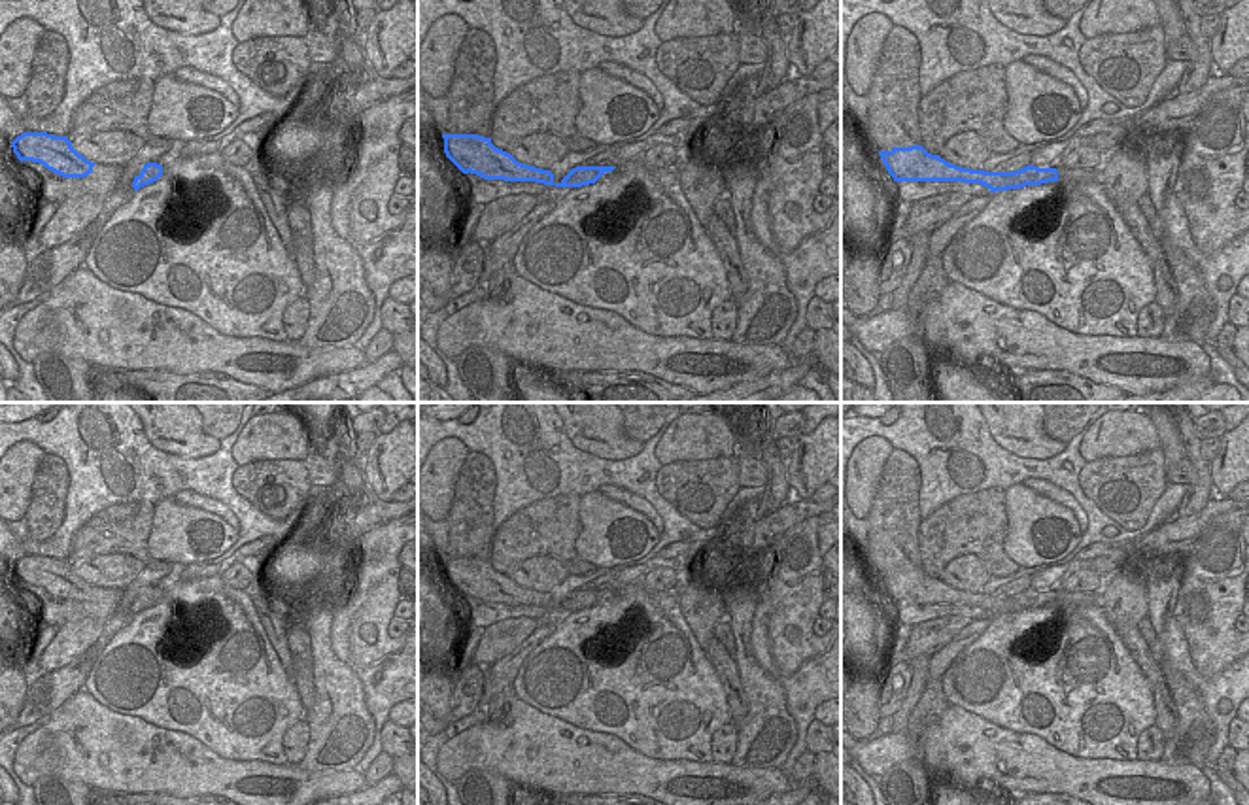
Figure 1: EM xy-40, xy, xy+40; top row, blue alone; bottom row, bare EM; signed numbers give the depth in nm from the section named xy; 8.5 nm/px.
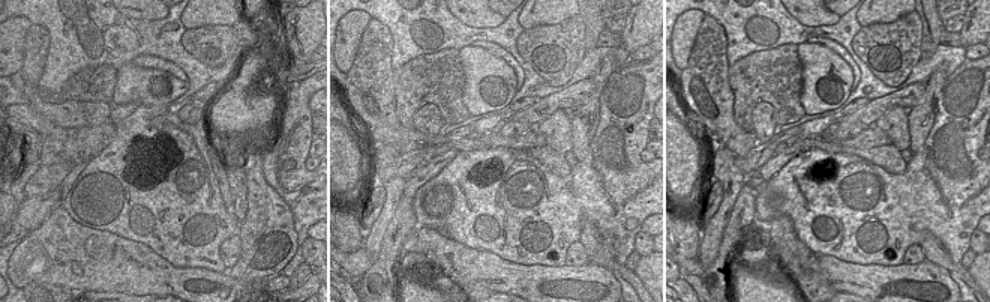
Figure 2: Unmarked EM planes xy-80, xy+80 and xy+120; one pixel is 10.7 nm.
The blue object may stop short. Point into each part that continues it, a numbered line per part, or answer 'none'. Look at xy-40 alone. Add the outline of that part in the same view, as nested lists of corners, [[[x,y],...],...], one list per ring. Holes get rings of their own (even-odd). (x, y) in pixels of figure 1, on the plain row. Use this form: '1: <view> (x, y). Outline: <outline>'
none.

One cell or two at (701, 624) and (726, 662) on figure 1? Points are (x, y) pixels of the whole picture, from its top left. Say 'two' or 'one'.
two

